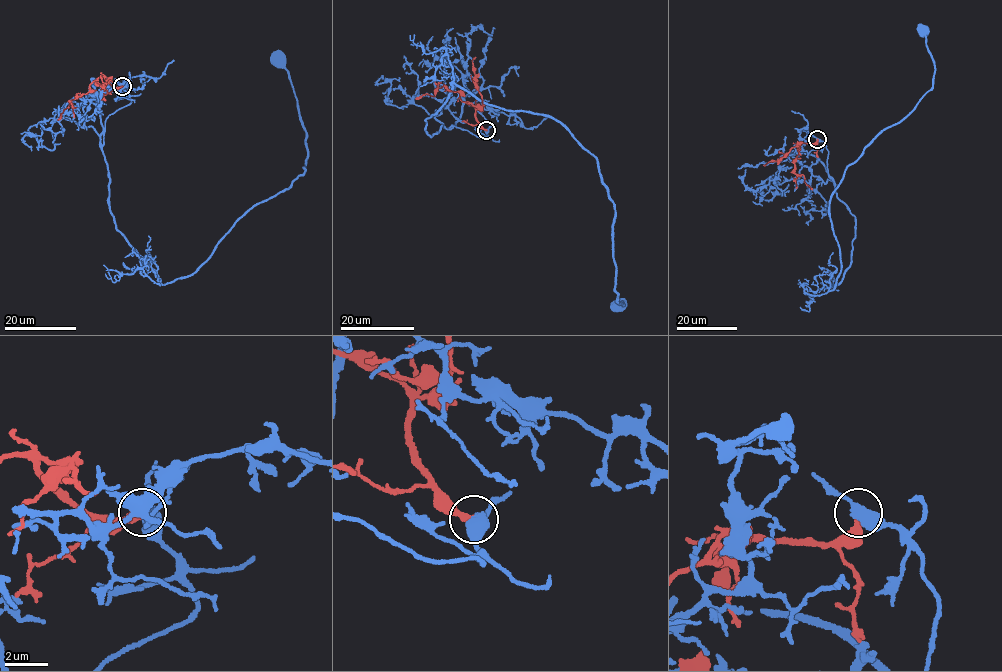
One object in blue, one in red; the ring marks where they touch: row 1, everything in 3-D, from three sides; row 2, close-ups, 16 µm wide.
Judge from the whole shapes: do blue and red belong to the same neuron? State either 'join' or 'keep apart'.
keep apart

